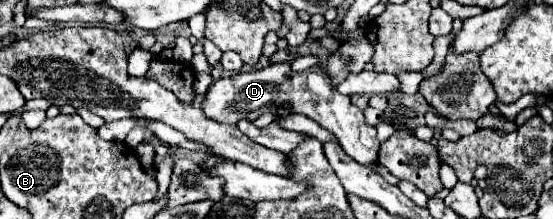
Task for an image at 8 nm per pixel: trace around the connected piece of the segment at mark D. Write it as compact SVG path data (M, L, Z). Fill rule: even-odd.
M275 63L265 69L241 71L233 77L221 77L213 81L213 85L203 95L203 111L209 119L235 125L241 119L255 121L261 113L267 113L267 111L275 113L275 103L283 103L283 99L291 99L291 103L295 103L295 113L307 115L309 119L317 121L323 129L333 133L341 143L341 149L351 159L371 169L379 165L379 159L377 159L379 141L377 141L375 127L369 127L365 123L363 111L355 107L347 95L339 93L332 87L330 78L317 67L311 67L309 71L293 73L291 65Z

